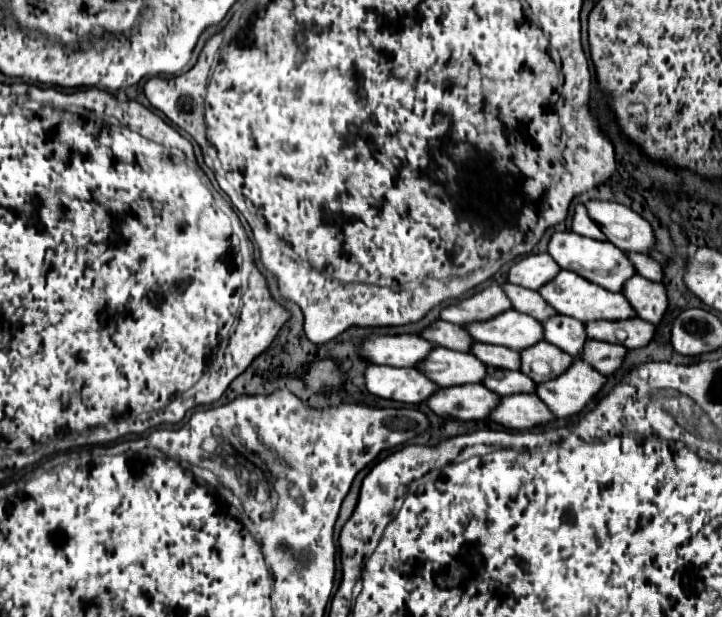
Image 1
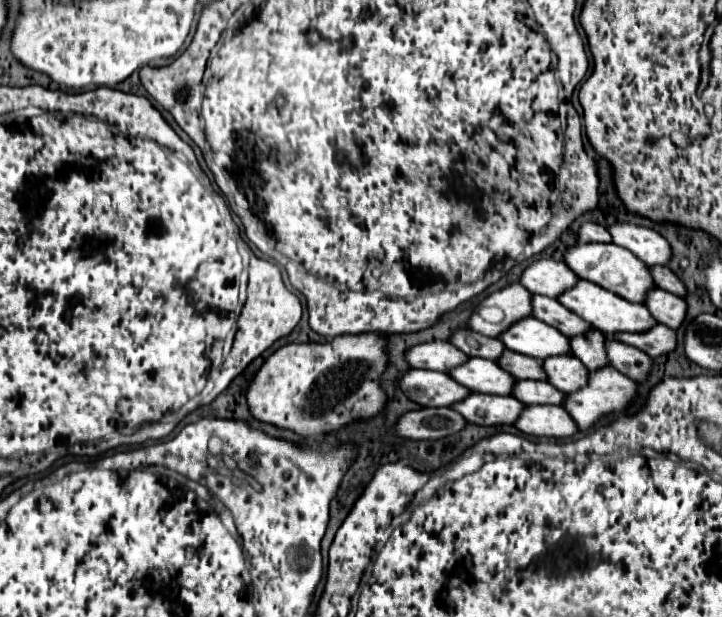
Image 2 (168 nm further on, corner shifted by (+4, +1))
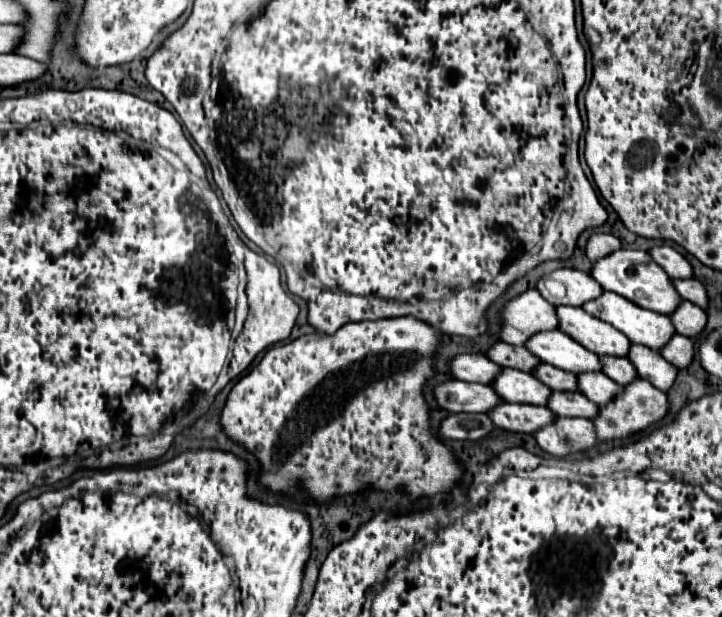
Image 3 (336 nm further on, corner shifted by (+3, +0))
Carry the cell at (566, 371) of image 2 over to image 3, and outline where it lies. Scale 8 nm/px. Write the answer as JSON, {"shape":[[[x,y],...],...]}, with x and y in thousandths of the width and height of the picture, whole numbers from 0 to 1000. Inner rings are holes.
{"shape":[[[802,606],[802,635],[807,635],[819,652],[830,658],[841,658],[852,642],[860,639],[860,626],[849,619],[843,609],[832,606]]]}

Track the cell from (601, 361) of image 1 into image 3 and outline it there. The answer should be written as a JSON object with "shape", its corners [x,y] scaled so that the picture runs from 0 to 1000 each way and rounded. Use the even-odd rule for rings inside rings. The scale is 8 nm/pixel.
{"shape":[[[885,558],[874,561],[871,583],[880,590],[880,596],[891,616],[899,616],[907,629],[913,629],[918,635],[927,635],[927,629],[932,626],[938,603],[940,603],[940,596],[935,596],[932,590],[918,583],[918,577],[910,567],[902,567],[902,564],[885,561]]]}

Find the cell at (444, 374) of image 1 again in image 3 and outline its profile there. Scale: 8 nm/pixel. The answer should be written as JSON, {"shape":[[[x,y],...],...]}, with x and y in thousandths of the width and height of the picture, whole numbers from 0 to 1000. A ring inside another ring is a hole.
{"shape":[[[697,596],[697,603],[683,619],[683,632],[699,652],[741,655],[741,658],[758,658],[758,648],[763,642],[763,629],[755,626],[749,616],[744,616],[730,603],[708,596]]]}

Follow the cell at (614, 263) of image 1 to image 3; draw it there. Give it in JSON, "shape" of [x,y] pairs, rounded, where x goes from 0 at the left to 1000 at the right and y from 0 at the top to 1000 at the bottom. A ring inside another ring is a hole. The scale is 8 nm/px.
{"shape":[[[855,405],[852,412],[832,418],[832,425],[824,425],[819,447],[838,470],[852,473],[852,476],[880,489],[882,496],[913,506],[913,509],[927,512],[946,489],[946,483],[940,480],[935,464],[929,464],[932,454],[924,447],[921,438],[913,434],[913,428],[902,418],[902,412],[896,412],[896,405]]]}

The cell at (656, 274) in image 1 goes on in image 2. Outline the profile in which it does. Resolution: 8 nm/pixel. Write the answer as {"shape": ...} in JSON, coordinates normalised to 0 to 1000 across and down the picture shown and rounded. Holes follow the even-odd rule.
{"shape":[[[906,429],[906,433],[900,433],[900,446],[903,446],[909,465],[914,465],[920,472],[928,472],[934,478],[942,478],[942,481],[950,478],[950,468],[947,468],[945,455],[939,455],[939,449],[922,429]]]}

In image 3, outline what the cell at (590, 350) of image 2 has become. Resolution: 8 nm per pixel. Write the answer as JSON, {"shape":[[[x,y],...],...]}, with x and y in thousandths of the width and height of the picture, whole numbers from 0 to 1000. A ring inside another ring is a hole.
{"shape":[[[832,577],[832,587],[835,587],[835,603],[846,616],[860,622],[860,626],[868,626],[868,622],[874,622],[877,616],[885,613],[882,600],[871,587],[871,580],[841,580],[841,577]]]}

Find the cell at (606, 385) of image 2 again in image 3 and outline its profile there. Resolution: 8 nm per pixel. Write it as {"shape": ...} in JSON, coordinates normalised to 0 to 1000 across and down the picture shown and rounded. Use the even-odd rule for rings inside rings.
{"shape":[[[885,613],[868,626],[863,626],[863,635],[860,642],[855,642],[846,655],[835,658],[827,671],[824,681],[824,694],[827,694],[827,707],[830,713],[835,716],[849,716],[849,713],[860,713],[860,710],[868,710],[874,703],[882,703],[904,687],[910,687],[913,681],[921,677],[927,665],[927,645],[921,635],[916,635],[913,629],[902,626],[896,616]]]}

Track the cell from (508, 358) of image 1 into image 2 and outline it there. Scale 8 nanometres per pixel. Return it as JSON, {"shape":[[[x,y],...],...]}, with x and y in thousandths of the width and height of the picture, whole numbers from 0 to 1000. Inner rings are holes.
{"shape":[[[701,566],[687,588],[715,614],[751,614],[751,601],[745,598],[745,582],[740,579]]]}

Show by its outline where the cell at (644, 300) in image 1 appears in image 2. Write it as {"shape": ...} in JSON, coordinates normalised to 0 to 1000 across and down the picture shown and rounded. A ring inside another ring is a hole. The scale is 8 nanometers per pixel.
{"shape":[[[906,465],[895,475],[892,494],[898,498],[898,504],[903,507],[903,514],[911,524],[917,524],[928,533],[939,533],[947,511],[950,511],[950,491],[945,488],[945,481],[917,472],[911,465]]]}

